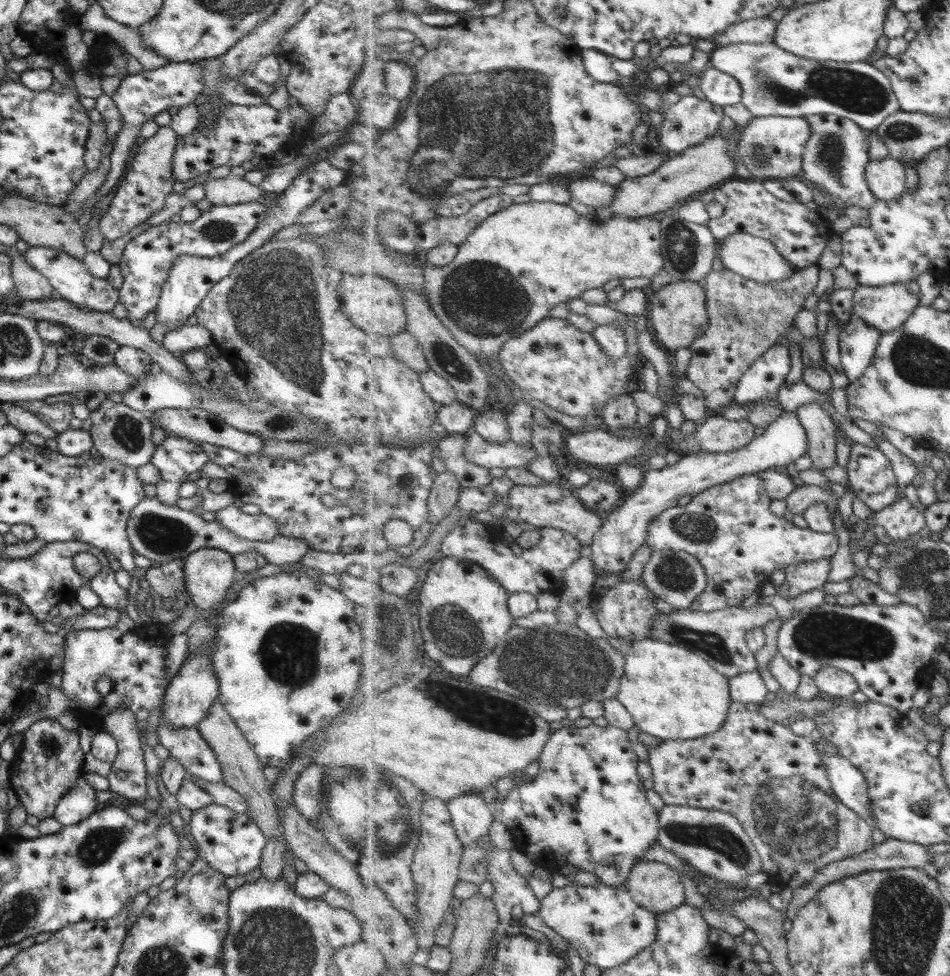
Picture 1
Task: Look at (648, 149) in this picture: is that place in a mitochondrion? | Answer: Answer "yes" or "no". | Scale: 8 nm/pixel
no

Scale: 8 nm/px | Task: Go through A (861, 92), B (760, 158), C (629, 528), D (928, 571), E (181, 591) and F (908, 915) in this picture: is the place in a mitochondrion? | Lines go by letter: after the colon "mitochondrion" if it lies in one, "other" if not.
A: mitochondrion
B: mitochondrion
C: other
D: mitochondrion
E: other
F: mitochondrion

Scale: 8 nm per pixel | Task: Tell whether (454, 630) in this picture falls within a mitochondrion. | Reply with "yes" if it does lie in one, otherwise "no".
yes

